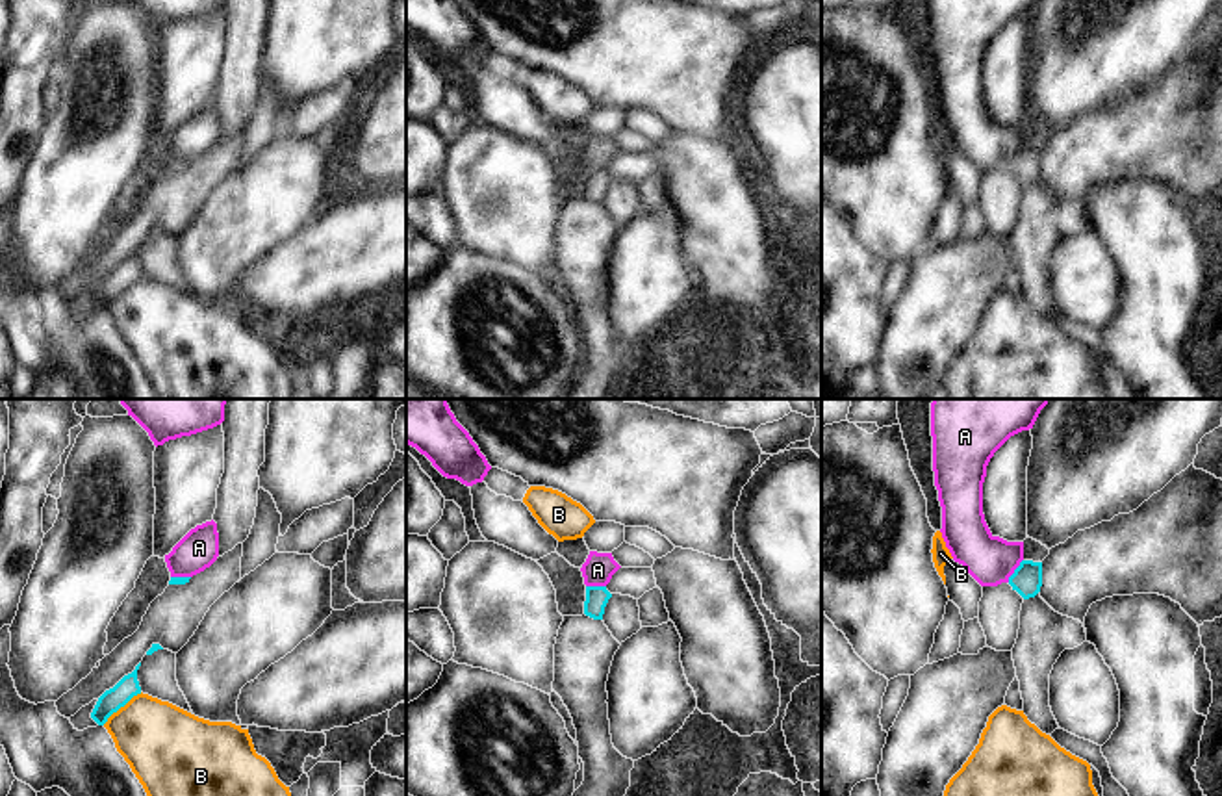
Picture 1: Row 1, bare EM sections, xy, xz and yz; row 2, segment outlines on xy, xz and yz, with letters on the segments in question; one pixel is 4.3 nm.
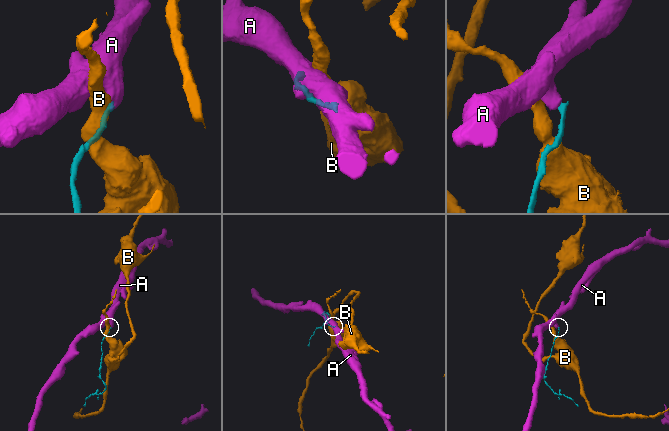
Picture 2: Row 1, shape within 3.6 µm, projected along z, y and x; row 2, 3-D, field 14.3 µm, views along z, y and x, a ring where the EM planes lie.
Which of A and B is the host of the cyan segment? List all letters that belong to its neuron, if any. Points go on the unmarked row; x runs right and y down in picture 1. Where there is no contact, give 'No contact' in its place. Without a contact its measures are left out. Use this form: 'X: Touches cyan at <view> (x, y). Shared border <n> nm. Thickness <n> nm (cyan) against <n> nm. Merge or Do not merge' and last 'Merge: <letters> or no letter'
A: Touches cyan at yz (1015, 154). Shared border 120 nm. Thickness 130 nm (cyan) against 220 nm. Do not merge
B: Touches cyan at xy (121, 290). Shared border 220 nm. Thickness 100 nm (cyan) against 360 nm. Do not merge
Merge: no letter

